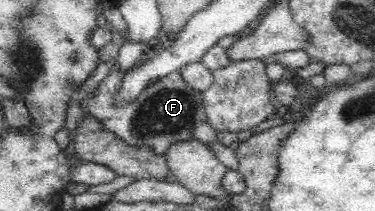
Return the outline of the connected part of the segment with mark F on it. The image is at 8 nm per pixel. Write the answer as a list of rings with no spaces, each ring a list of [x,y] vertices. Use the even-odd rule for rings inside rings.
[[[114,69],[99,85],[96,97],[83,101],[81,108],[85,114],[91,115],[105,126],[105,129],[126,140],[127,143],[149,143],[151,147],[164,155],[175,141],[191,138],[189,129],[197,121],[205,121],[203,105],[199,102],[199,92],[185,86],[180,72],[153,83],[135,102],[119,109],[111,105],[111,91],[115,91],[115,87],[119,85],[119,79],[123,77],[122,73]]]

